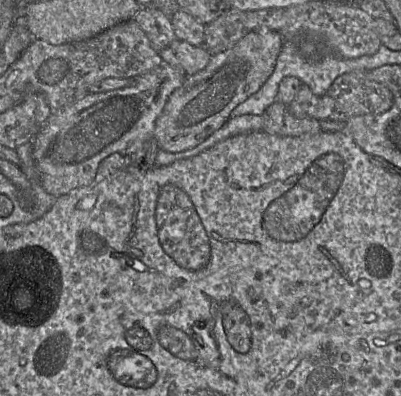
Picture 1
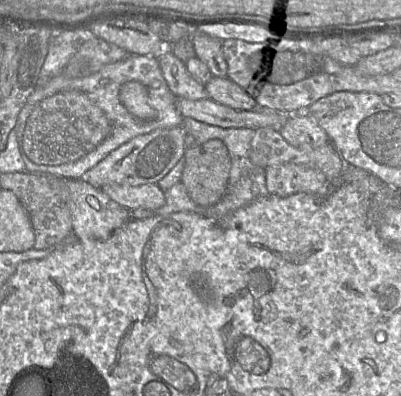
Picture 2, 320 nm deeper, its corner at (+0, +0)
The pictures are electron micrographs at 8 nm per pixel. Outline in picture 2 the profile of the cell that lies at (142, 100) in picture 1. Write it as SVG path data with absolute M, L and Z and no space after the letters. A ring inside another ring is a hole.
M108 183L100 189L113 201L130 211L137 208L154 210L162 207L165 203L164 192L157 183L137 186Z

